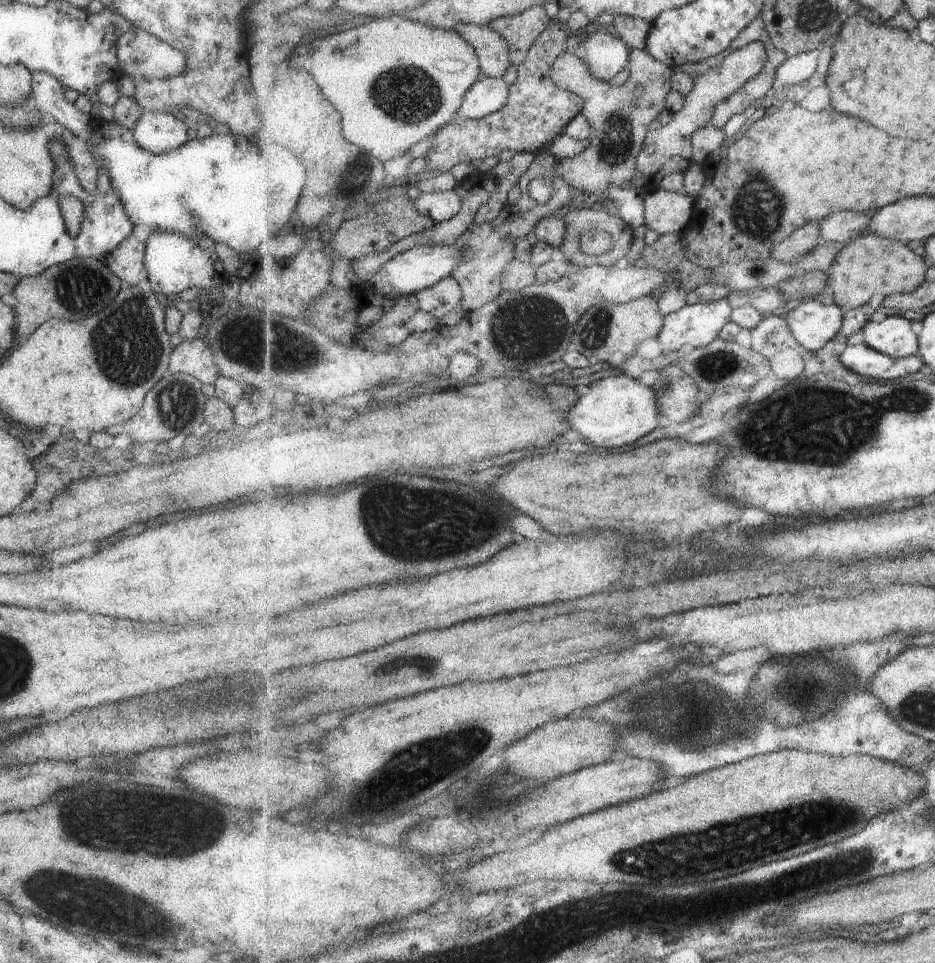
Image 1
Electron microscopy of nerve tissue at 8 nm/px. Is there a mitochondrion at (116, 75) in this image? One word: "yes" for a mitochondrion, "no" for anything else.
no

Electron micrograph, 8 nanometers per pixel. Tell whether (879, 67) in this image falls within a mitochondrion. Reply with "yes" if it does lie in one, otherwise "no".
no

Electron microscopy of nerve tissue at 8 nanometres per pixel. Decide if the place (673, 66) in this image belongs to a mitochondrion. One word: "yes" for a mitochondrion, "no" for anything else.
no

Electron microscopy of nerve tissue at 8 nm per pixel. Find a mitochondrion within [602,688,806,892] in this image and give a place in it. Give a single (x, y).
(689, 714)

